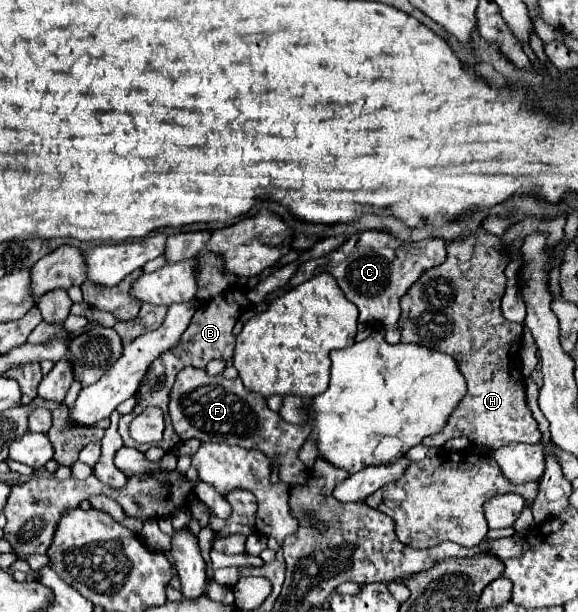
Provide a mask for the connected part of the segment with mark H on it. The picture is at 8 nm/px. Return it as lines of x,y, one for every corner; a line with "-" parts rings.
478,226
472,236
456,238
446,246
446,260
440,266
428,268
422,276
412,284
412,288
402,298
402,316
400,316
400,334
402,342
420,342
424,346
432,346
436,350
444,350
446,354
456,354
460,360
460,370
468,382
468,394
464,402
460,402
460,410
452,414
448,426
442,432
424,438
424,446
444,446
448,440
466,436
472,444
488,444
492,448
506,446
510,442
526,442
536,444
540,442
542,434
538,430
536,420
532,418
530,408
526,406
526,392
524,392
524,376
522,376
522,362
520,362
520,342
524,324
510,322
502,316
500,300
506,292
506,276
504,268
508,264
506,244
502,236
494,236
484,226

